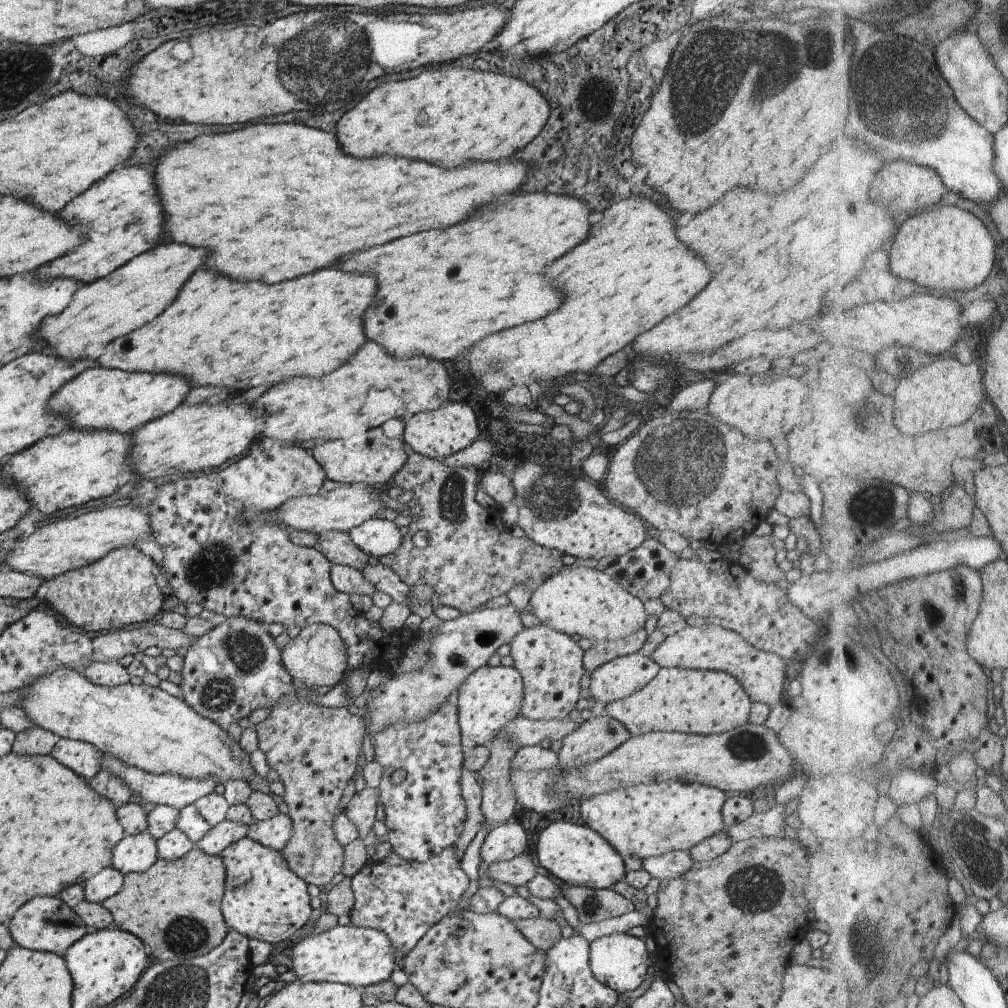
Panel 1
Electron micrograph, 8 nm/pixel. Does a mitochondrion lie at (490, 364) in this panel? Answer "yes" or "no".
yes

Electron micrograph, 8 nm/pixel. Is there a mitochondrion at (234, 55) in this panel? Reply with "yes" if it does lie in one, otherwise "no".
no

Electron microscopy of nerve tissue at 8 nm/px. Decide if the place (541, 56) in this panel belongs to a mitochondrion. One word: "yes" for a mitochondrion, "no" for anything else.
no

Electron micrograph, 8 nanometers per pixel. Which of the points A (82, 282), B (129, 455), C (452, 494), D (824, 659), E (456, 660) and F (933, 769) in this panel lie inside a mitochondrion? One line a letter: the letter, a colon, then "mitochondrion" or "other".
A: other
B: other
C: mitochondrion
D: mitochondrion
E: other
F: other

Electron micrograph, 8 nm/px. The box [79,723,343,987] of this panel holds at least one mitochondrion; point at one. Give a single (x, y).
(184, 936)

